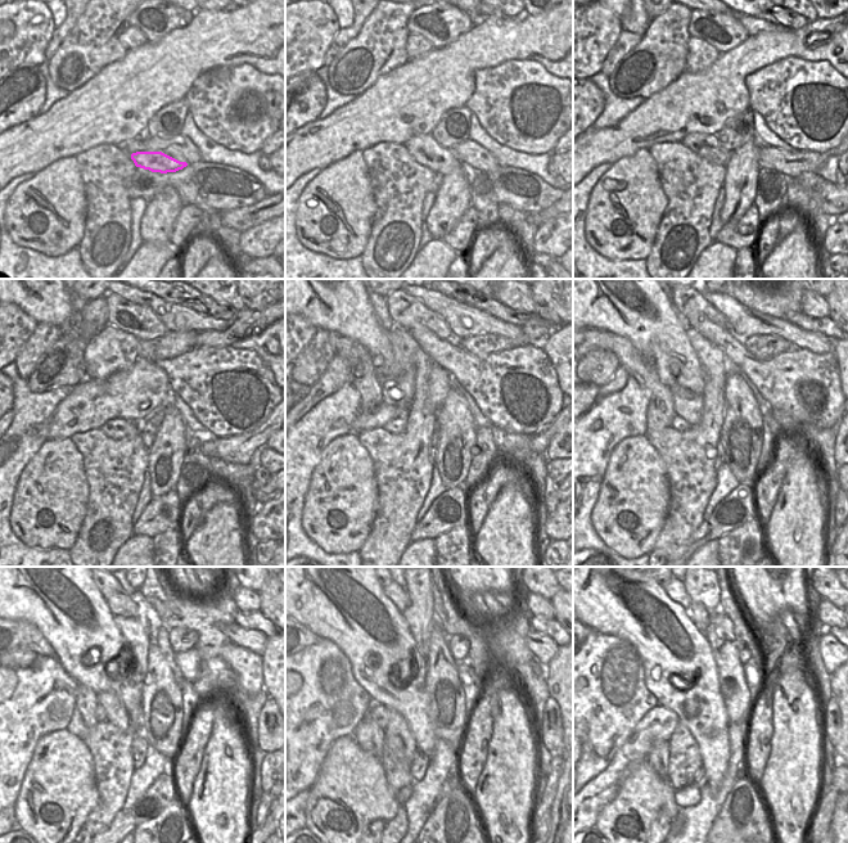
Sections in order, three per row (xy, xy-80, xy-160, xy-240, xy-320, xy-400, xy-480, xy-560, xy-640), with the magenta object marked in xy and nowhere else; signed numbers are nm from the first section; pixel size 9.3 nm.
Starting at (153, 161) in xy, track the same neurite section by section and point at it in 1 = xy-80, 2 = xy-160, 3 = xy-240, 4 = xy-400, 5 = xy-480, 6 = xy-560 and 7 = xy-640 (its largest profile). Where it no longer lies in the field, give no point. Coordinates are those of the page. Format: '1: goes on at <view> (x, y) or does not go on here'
1: goes on at xy-80 (428, 153)
2: goes on at xy-160 (706, 145)
3: goes on at xy-240 (114, 428)
4: goes on at xy-400 (679, 423)
5: goes on at xy-480 (99, 711)
6: goes on at xy-560 (379, 713)
7: goes on at xy-640 (658, 724)

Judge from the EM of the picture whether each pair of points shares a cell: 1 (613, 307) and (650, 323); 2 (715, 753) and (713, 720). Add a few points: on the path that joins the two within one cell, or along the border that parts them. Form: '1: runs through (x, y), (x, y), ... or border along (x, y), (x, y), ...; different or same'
1: runs through (621, 316), (641, 318); same
2: runs through (715, 745), (713, 727); same

